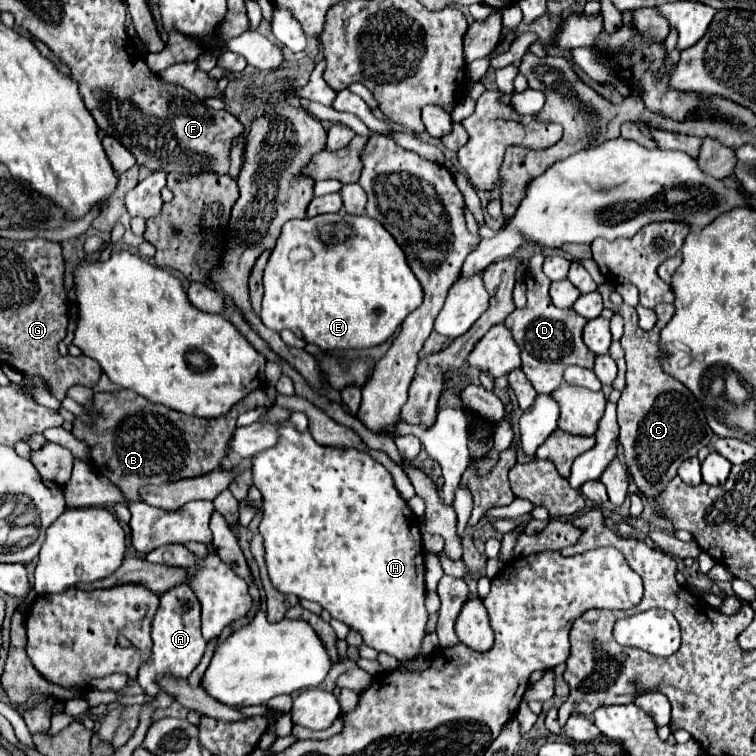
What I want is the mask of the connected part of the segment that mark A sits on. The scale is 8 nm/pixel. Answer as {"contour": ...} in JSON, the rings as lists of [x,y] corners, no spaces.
{"contour":[[[179,584],[161,594],[161,604],[153,620],[153,656],[151,662],[141,666],[139,670],[139,686],[149,696],[157,696],[161,686],[157,686],[157,676],[173,676],[173,678],[187,678],[193,668],[199,664],[205,652],[205,640],[201,636],[201,602],[195,596],[189,584]]]}

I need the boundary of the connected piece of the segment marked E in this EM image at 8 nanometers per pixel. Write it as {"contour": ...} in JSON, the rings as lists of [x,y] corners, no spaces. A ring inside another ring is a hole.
{"contour":[[[343,210],[337,214],[321,214],[315,218],[289,220],[283,226],[283,232],[265,266],[263,288],[265,294],[263,294],[261,322],[275,332],[289,328],[297,338],[303,338],[305,342],[319,346],[323,352],[355,350],[355,348],[361,350],[383,344],[423,300],[421,286],[413,276],[411,268],[407,266],[405,254],[401,252],[393,236],[389,236],[389,232],[385,232],[385,228],[381,228],[381,224],[377,224],[375,220],[367,216],[351,216]],[[297,246],[309,248],[301,252],[297,260],[307,264],[289,262],[287,254],[291,248]]]}

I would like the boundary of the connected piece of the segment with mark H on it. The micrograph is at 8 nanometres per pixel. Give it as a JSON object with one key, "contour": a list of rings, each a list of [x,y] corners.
{"contour":[[[291,424],[281,426],[281,440],[275,448],[259,452],[253,456],[253,484],[263,494],[263,520],[259,524],[259,532],[265,538],[265,562],[269,568],[269,578],[273,586],[283,594],[295,594],[297,598],[319,602],[325,610],[331,612],[333,618],[345,622],[349,628],[357,630],[363,636],[363,642],[377,652],[387,652],[395,656],[399,662],[415,658],[425,636],[427,610],[425,610],[425,556],[419,534],[419,518],[411,512],[407,502],[399,496],[393,486],[393,478],[385,466],[375,462],[369,454],[353,450],[353,448],[329,448],[321,446],[313,440],[309,432],[297,432]]]}

